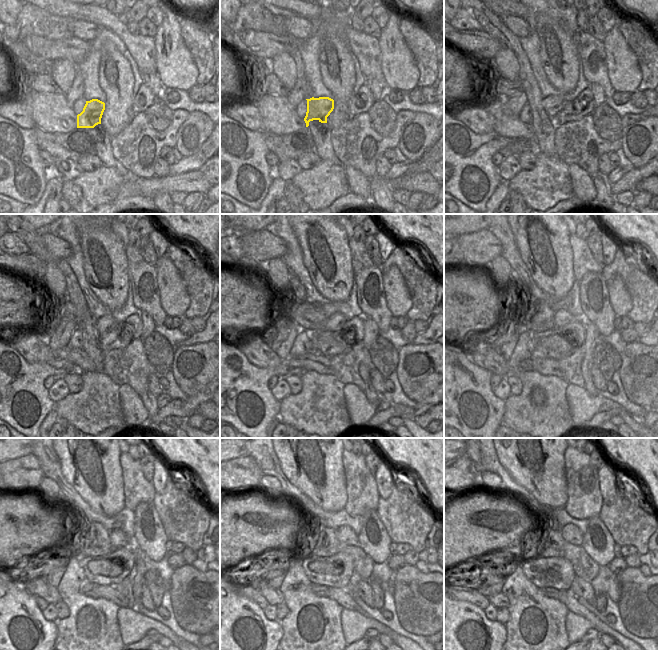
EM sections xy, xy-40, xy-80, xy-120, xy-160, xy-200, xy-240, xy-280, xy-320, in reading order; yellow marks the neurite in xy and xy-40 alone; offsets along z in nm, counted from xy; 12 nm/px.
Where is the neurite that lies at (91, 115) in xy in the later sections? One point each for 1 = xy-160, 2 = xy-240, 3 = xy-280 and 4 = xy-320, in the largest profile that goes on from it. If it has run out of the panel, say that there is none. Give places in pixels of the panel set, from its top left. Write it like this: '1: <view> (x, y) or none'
1: xy-160 (334, 322)
2: xy-240 (118, 538)
3: xy-280 (345, 535)
4: xy-320 (571, 533)

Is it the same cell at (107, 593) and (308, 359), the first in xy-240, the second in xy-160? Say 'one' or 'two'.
one

